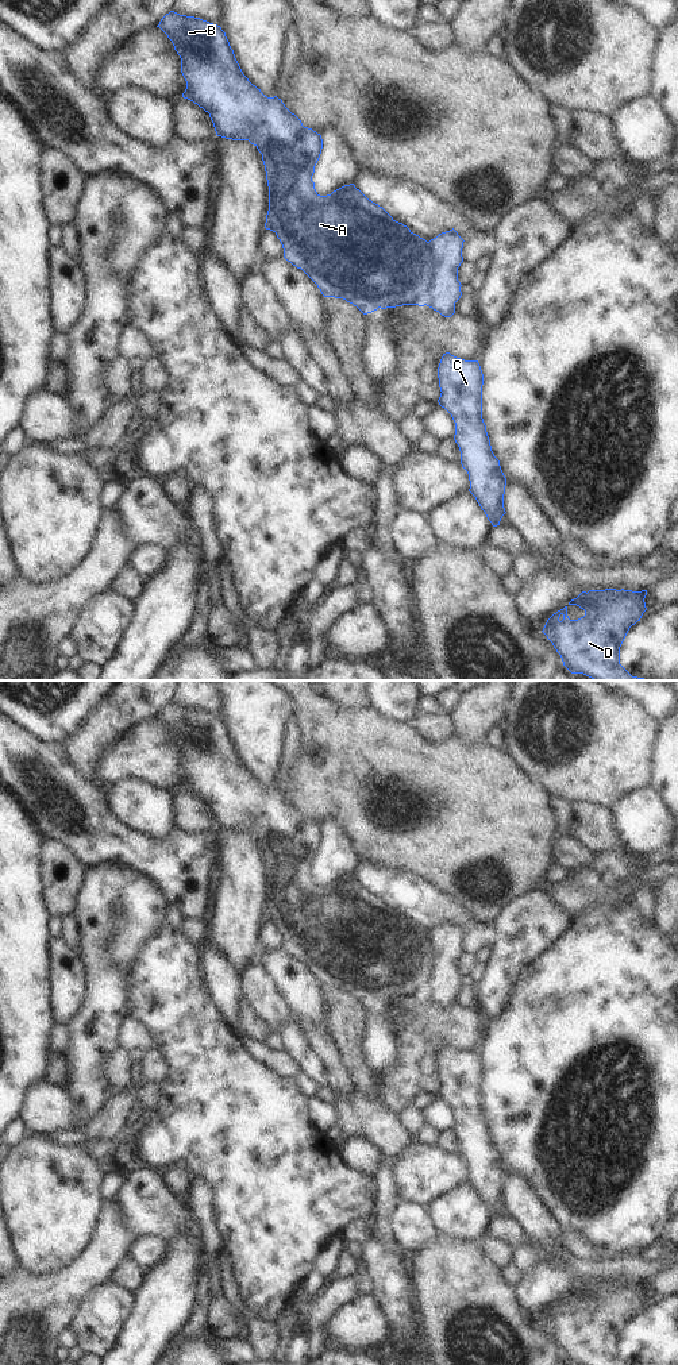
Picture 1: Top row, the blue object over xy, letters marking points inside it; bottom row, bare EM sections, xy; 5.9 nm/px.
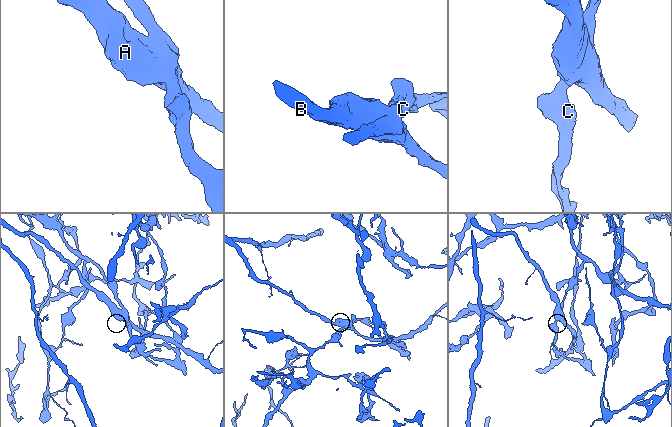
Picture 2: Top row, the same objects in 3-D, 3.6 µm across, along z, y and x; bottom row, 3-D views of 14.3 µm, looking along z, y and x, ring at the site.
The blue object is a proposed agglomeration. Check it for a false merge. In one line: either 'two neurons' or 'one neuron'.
two neurons

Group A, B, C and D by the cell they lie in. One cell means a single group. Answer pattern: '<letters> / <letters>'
A B / C D

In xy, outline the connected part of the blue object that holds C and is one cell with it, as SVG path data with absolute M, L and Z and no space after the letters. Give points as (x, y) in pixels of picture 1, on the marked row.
M443 354L438 378L439 405L455 423L454 440L461 451L461 464L469 474L469 491L493 527L500 525L504 508L506 478L494 456L482 419L484 374L478 360L465 360Z

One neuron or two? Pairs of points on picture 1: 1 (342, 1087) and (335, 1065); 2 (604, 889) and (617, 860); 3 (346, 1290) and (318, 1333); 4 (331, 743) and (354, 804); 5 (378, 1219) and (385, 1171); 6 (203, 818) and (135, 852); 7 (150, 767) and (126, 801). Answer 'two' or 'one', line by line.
1: one
2: one
3: one
4: one
5: one
6: two
7: two

